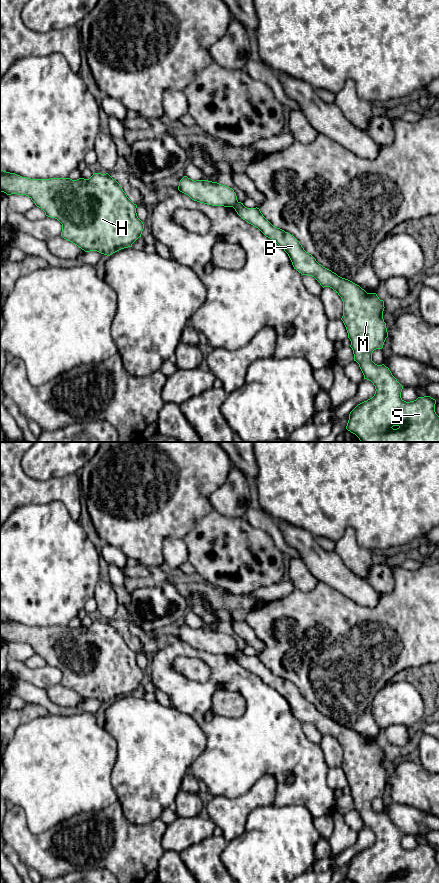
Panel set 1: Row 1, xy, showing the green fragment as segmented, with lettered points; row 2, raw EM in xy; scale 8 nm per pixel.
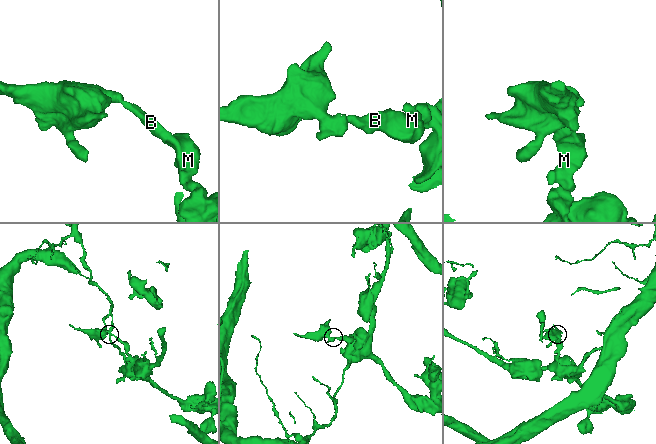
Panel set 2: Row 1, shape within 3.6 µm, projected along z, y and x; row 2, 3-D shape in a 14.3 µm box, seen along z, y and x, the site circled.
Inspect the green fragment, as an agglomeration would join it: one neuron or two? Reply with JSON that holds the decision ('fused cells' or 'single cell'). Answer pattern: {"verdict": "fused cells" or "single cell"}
{"verdict": "fused cells"}

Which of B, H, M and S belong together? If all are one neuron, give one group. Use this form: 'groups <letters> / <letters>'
groups B M S / H

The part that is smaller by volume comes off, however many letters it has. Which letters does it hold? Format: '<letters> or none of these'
H

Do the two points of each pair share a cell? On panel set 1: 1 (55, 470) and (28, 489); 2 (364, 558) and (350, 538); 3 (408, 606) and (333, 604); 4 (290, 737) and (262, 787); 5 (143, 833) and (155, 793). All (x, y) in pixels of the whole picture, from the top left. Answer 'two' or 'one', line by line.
1: two
2: one
3: one
4: two
5: two

